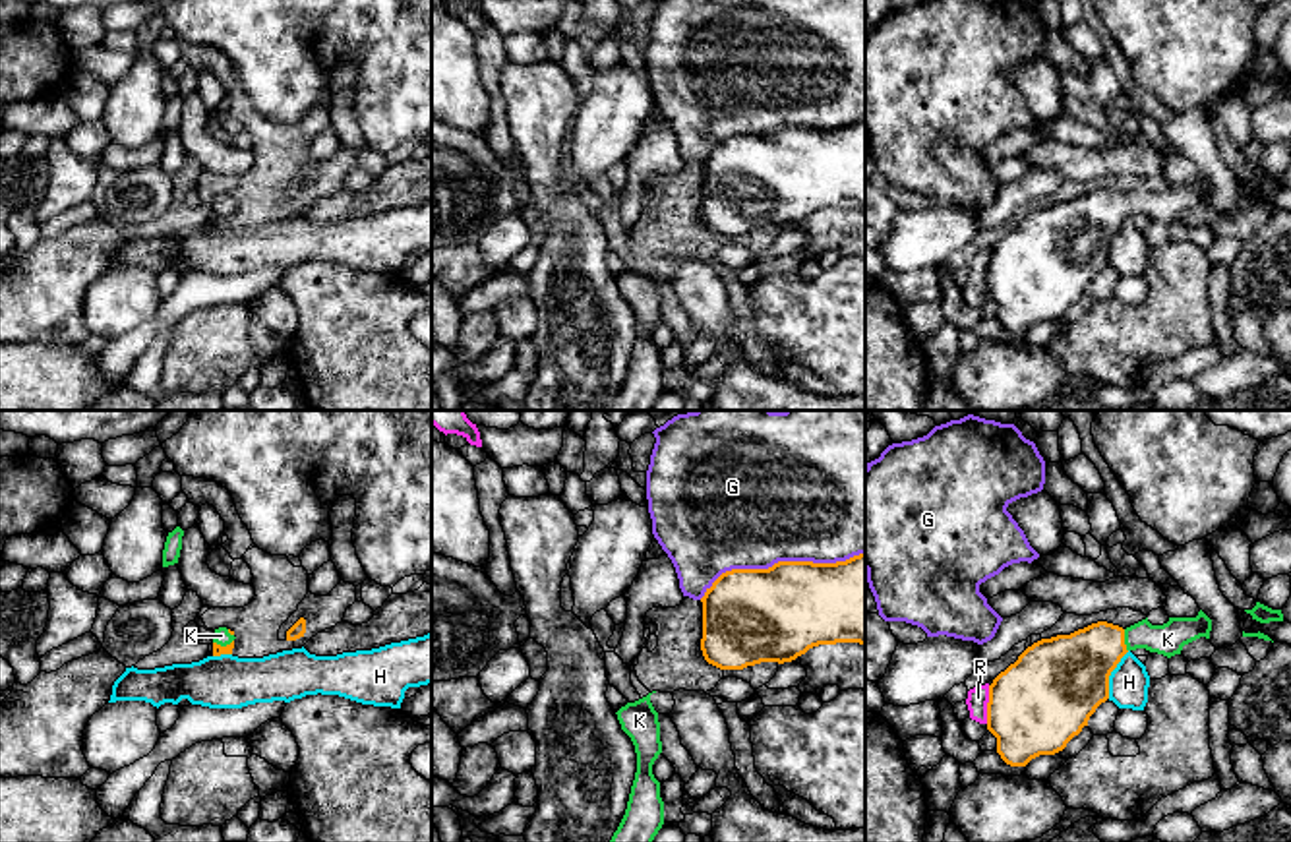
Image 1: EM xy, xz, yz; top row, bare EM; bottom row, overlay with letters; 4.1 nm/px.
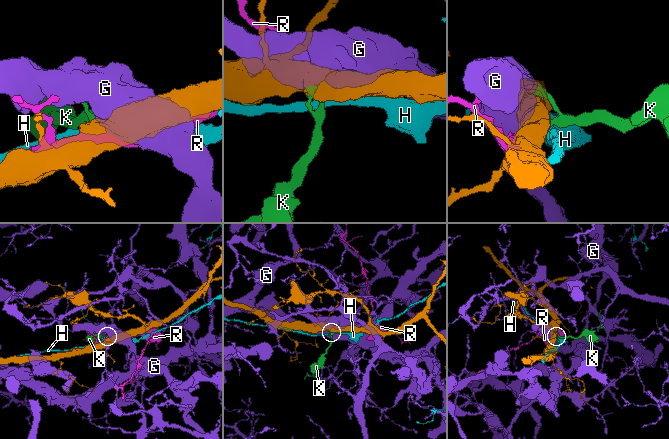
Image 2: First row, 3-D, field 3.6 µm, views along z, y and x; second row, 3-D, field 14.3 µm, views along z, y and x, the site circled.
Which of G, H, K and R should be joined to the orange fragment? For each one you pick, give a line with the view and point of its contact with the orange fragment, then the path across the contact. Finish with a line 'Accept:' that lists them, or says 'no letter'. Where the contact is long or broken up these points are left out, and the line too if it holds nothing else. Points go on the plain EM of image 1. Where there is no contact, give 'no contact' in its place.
K: meets orange in yz at (1123, 208)
Accept: K

